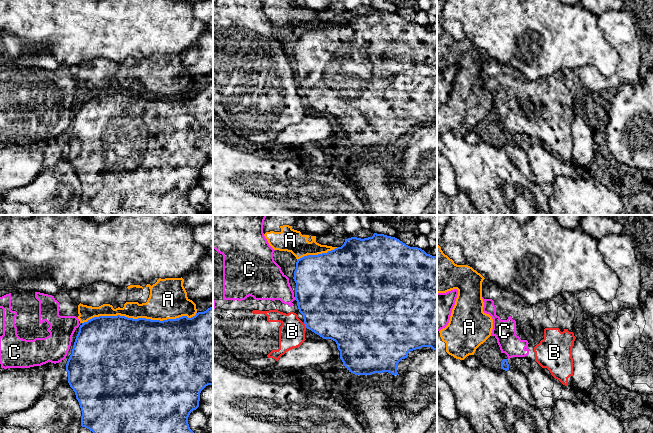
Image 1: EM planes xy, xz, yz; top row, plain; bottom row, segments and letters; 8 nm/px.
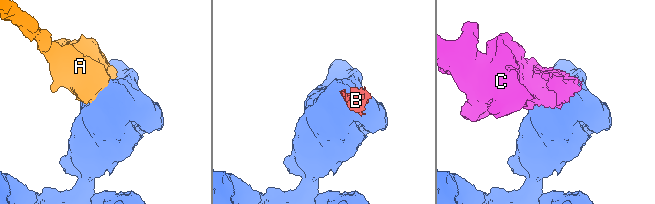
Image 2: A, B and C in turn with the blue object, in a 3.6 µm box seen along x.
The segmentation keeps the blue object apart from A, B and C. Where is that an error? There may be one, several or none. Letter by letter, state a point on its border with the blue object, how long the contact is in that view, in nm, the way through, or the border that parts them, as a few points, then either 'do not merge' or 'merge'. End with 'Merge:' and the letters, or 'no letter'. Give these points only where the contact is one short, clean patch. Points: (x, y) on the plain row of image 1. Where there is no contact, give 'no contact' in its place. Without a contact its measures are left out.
A: contact xy (139, 94); length 900 nm; do not merge
B: contact xz (305, 101); length 50 nm; border xz (303, 99), (306, 103); do not merge
C: contact xz (295, 74); length 30 nm; border xz (294, 73), (296, 75); do not merge
Merge: no letter

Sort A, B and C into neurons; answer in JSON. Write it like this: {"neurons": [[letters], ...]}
{"neurons": [["A"], ["B", "C"]]}

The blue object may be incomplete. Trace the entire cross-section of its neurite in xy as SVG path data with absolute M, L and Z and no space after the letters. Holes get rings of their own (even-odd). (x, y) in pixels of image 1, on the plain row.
M213 82L191 94L182 92L163 97L133 95L120 91L94 93L80 101L66 147L68 159L75 168L82 187L81 202L92 207L94 211L103 215L209 215L208 211L197 211L190 205L188 193L199 183L201 167L208 161L213 162Z

